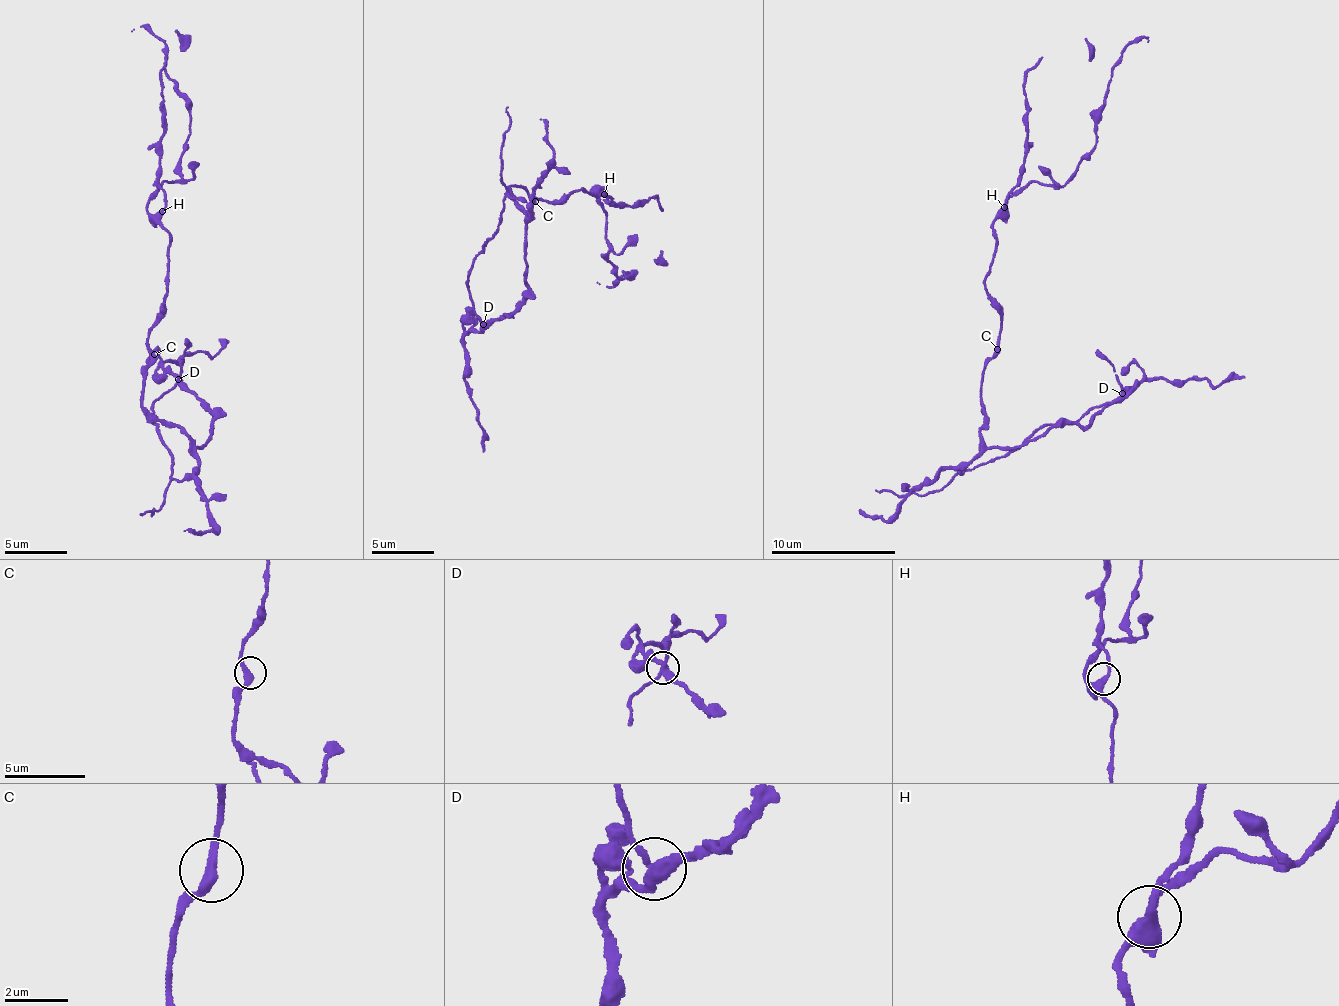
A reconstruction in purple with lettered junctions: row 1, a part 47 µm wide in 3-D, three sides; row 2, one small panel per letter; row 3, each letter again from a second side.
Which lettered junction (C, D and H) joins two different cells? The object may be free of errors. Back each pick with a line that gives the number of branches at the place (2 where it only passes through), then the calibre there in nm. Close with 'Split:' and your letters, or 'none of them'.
D: Branches: 4. Thickness 340 nm
Split: D

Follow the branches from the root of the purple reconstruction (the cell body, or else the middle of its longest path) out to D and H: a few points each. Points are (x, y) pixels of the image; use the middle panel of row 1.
D: (531, 198), (511, 185), (531, 216), (525, 224), (523, 303), (512, 315), (483, 325)
H: (531, 198), (558, 200), (572, 189), (584, 188), (591, 192), (589, 194), (607, 191), (604, 187), (604, 194)

